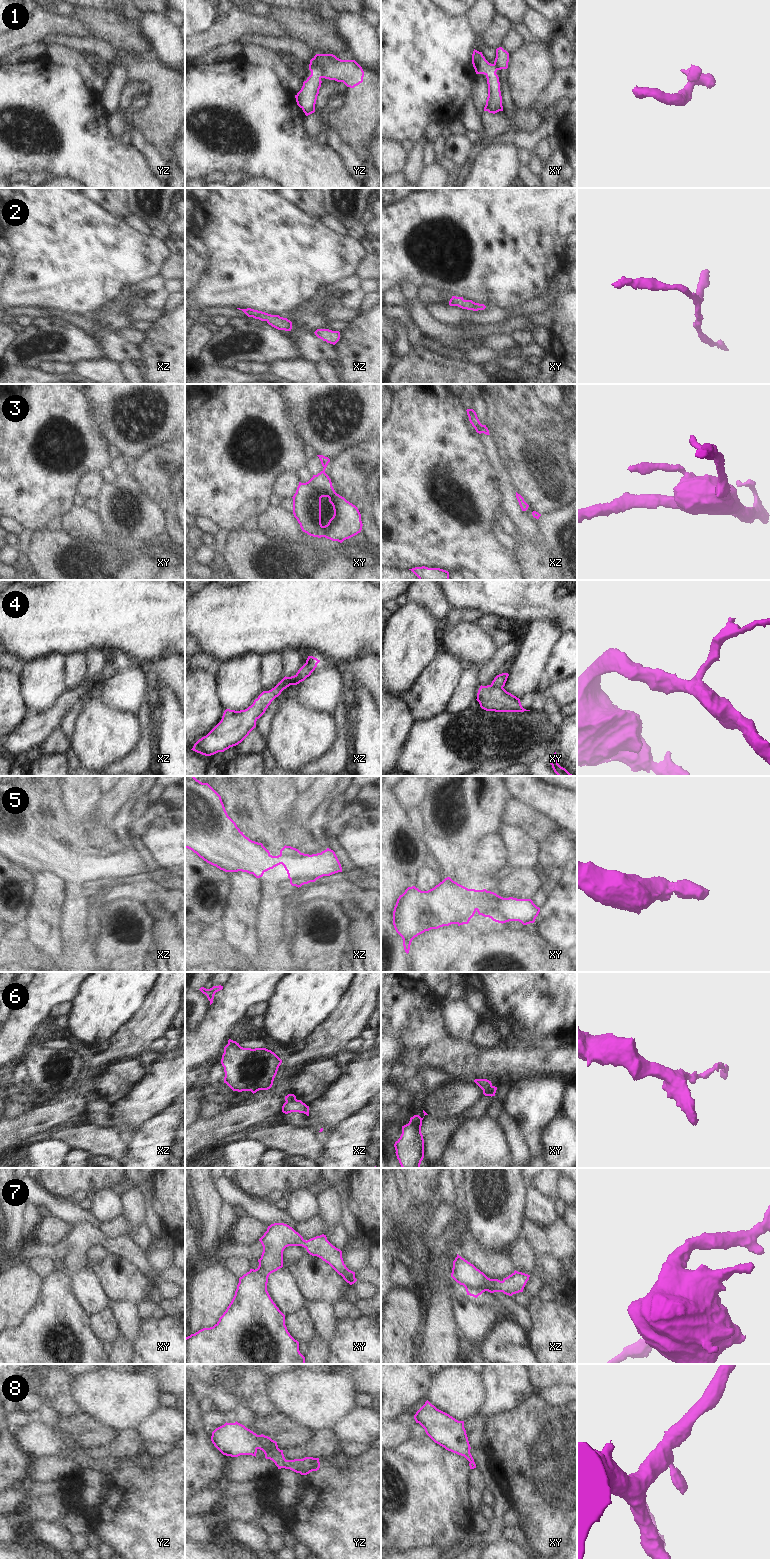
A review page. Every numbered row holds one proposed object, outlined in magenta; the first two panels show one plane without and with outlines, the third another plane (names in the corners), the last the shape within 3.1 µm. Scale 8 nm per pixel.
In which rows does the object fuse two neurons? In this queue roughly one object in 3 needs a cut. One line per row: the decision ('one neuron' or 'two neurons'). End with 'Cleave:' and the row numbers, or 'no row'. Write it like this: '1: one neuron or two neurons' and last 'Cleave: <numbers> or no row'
1: two neurons
2: one neuron
3: one neuron
4: two neurons
5: one neuron
6: one neuron
7: one neuron
8: one neuron
Cleave: 1, 4

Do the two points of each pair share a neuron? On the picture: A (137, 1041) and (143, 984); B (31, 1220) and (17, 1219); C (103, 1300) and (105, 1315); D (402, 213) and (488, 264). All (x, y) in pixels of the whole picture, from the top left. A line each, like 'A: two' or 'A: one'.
A: two
B: two
C: two
D: one

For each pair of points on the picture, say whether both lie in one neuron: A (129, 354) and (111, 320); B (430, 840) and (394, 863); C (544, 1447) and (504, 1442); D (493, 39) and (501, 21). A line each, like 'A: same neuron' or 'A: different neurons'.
A: same neuron
B: different neurons
C: same neuron
D: same neuron

